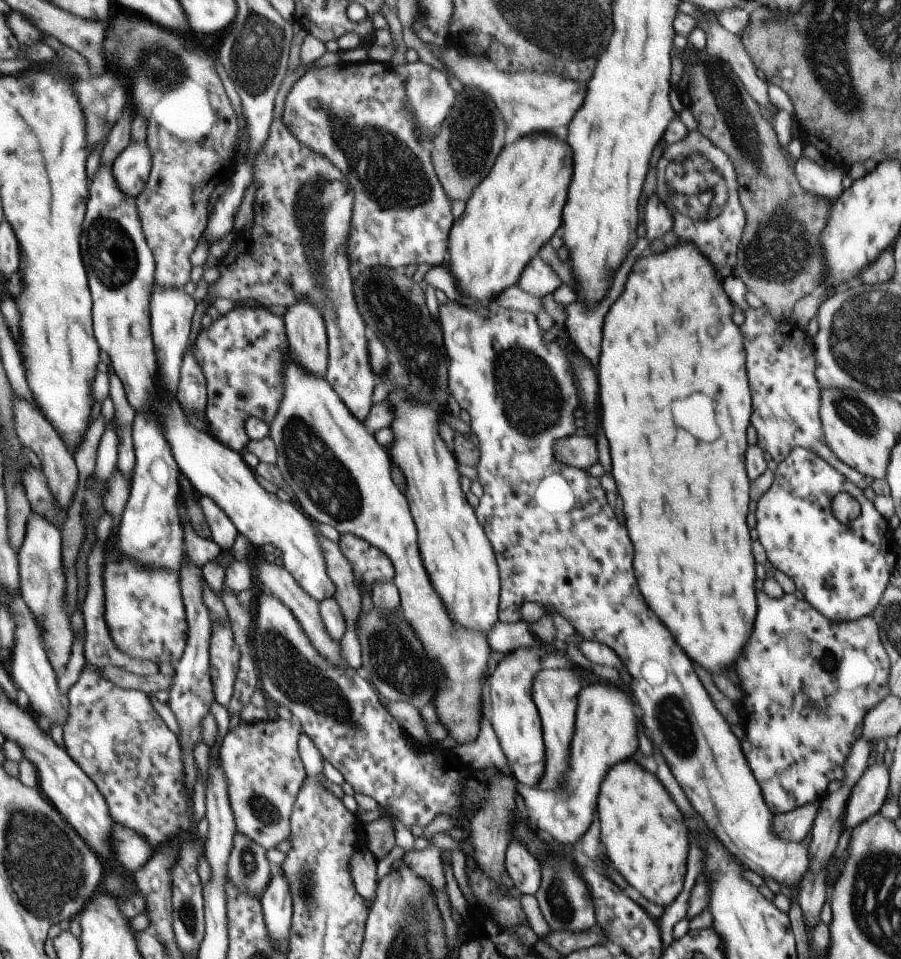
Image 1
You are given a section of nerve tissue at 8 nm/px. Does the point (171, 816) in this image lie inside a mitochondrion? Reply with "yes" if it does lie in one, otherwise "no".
no

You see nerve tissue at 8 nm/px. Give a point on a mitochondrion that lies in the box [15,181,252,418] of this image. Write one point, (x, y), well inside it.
(112, 256)

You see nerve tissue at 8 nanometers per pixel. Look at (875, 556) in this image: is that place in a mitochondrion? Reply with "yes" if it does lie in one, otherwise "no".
no

